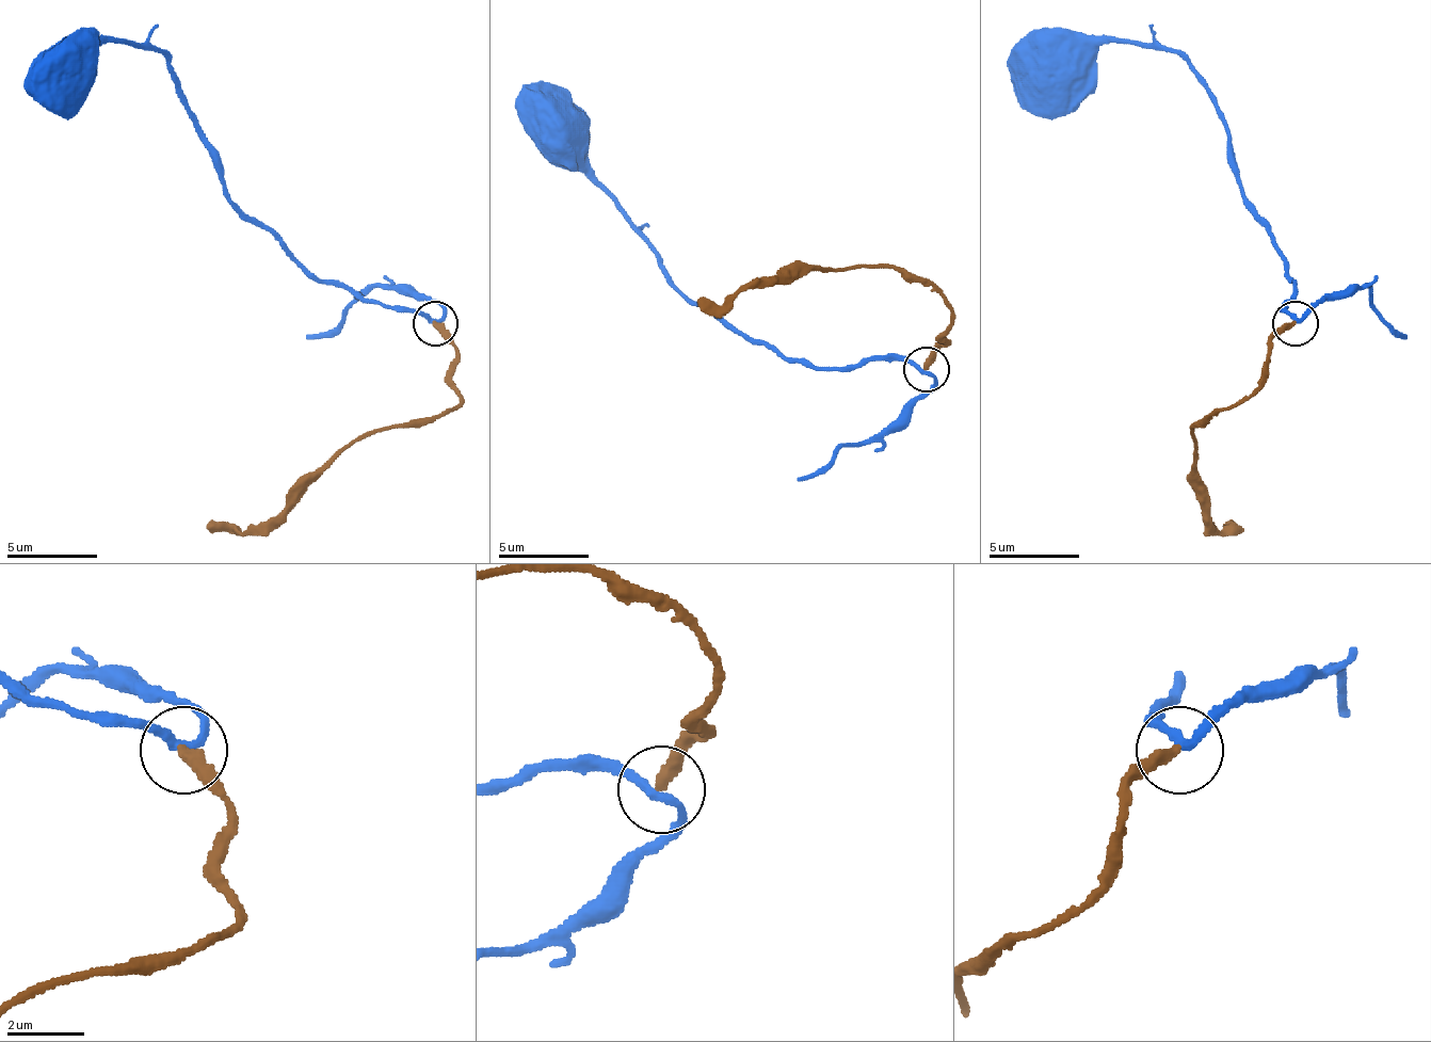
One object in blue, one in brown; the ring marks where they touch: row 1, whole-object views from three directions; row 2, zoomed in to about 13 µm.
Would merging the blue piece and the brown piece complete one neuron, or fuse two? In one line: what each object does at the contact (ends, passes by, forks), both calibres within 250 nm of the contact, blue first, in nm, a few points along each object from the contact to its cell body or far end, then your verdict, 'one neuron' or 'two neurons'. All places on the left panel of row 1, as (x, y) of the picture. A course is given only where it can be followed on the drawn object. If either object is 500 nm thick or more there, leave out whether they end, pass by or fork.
blue passes by | brown ends | 200/300 nm | blue via (436, 324), (414, 310), (319, 284), (228, 197), (220, 153), (156, 49), (125, 39), (93, 39), (66, 71) | brown via (436, 324), (454, 347), (459, 396), (436, 419), (355, 437), (274, 518), (242, 531), (206, 527) | two neurons

